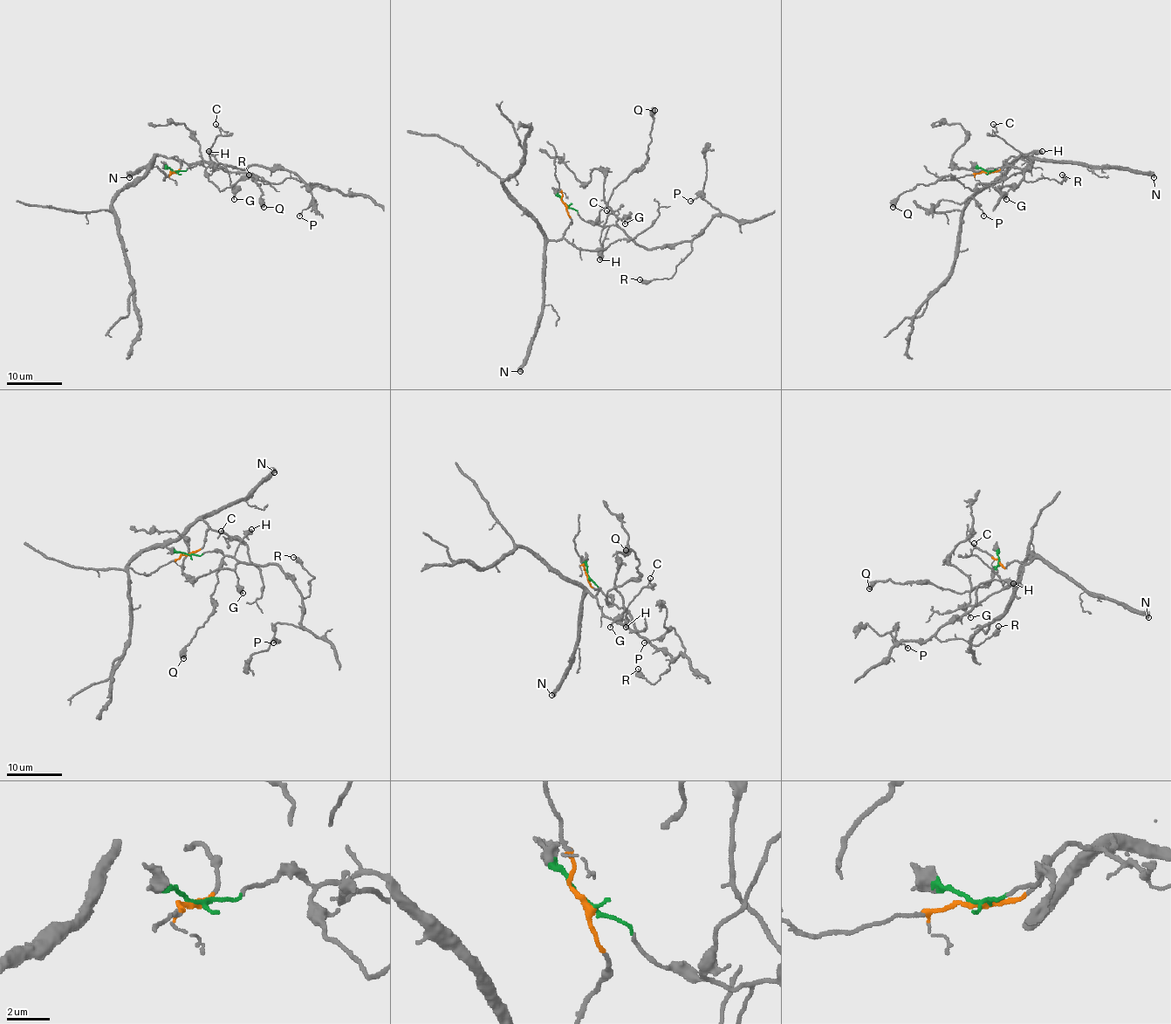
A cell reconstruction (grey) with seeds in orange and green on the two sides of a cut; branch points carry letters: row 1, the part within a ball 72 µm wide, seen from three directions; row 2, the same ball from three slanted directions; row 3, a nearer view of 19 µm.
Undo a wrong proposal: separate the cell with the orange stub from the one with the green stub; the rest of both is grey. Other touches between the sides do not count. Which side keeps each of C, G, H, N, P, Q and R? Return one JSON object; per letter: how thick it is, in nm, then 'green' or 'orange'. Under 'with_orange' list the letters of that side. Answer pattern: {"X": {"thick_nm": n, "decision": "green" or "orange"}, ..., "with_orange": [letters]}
{"C": {"thick_nm": 130, "decision": "orange"}, "G": {"thick_nm": 130, "decision": "green"}, "H": {"thick_nm": 400, "decision": "green"}, "N": {"thick_nm": 440, "decision": "orange"}, "P": {"thick_nm": 110, "decision": "green"}, "Q": {"thick_nm": 650, "decision": "green"}, "R": {"thick_nm": 320, "decision": "green"}, "with_orange": ["C", "N"]}

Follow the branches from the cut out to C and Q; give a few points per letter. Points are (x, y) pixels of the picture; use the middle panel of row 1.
C: (565, 204), (571, 223), (563, 237), (577, 247), (598, 250), (600, 247), (600, 230), (612, 213), (606, 209)
Q: (565, 204), (585, 221), (596, 223), (610, 195), (645, 161), (653, 120), (652, 113), (655, 109)

